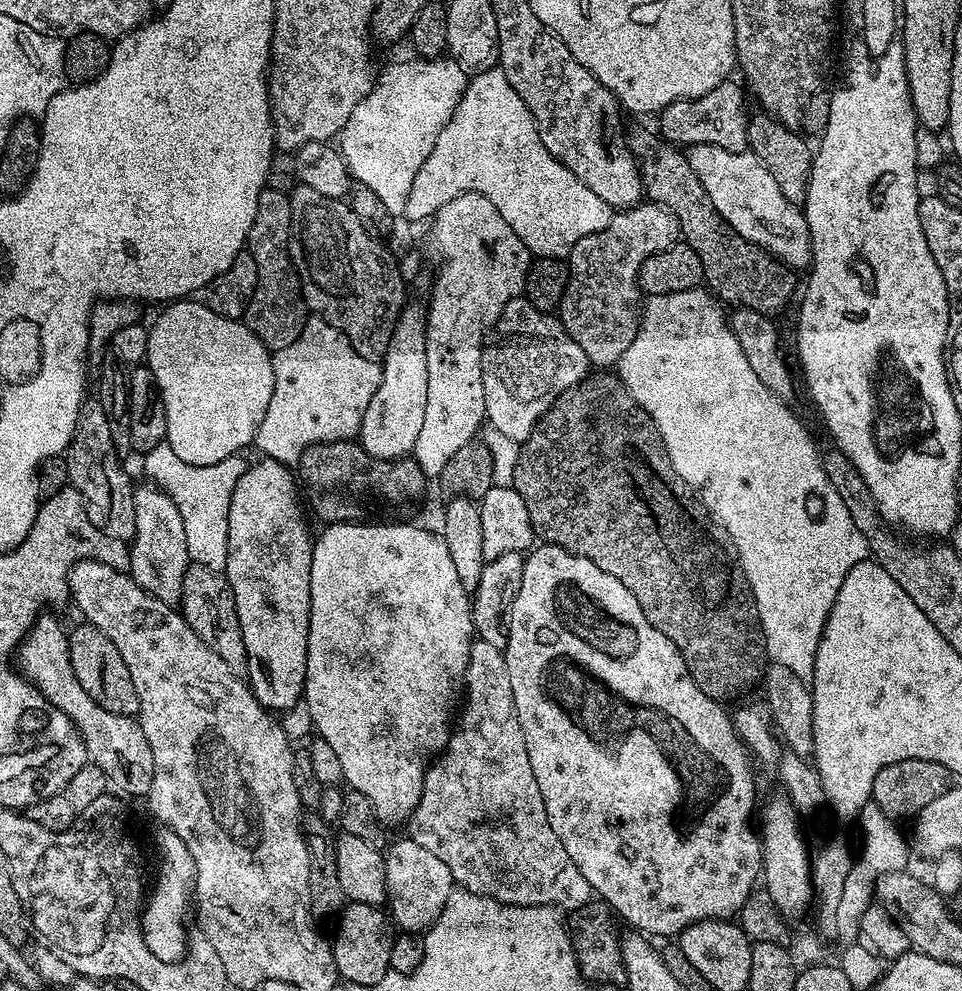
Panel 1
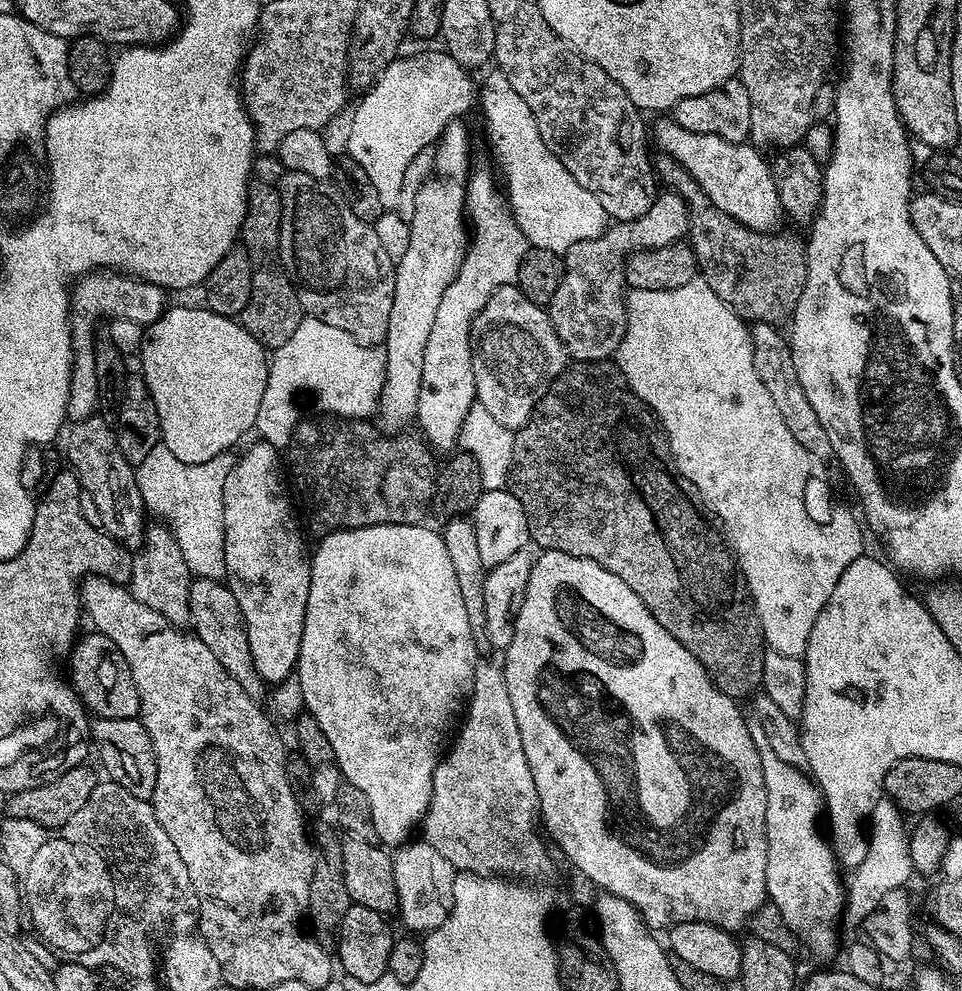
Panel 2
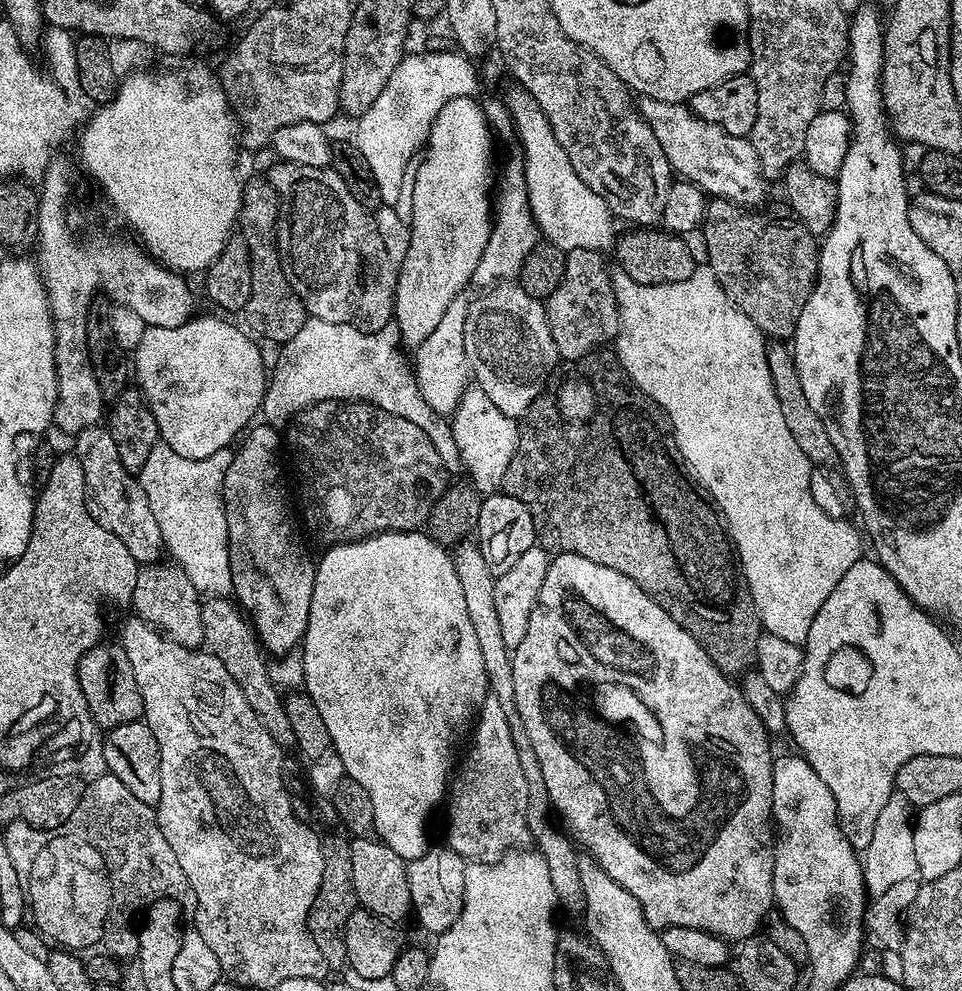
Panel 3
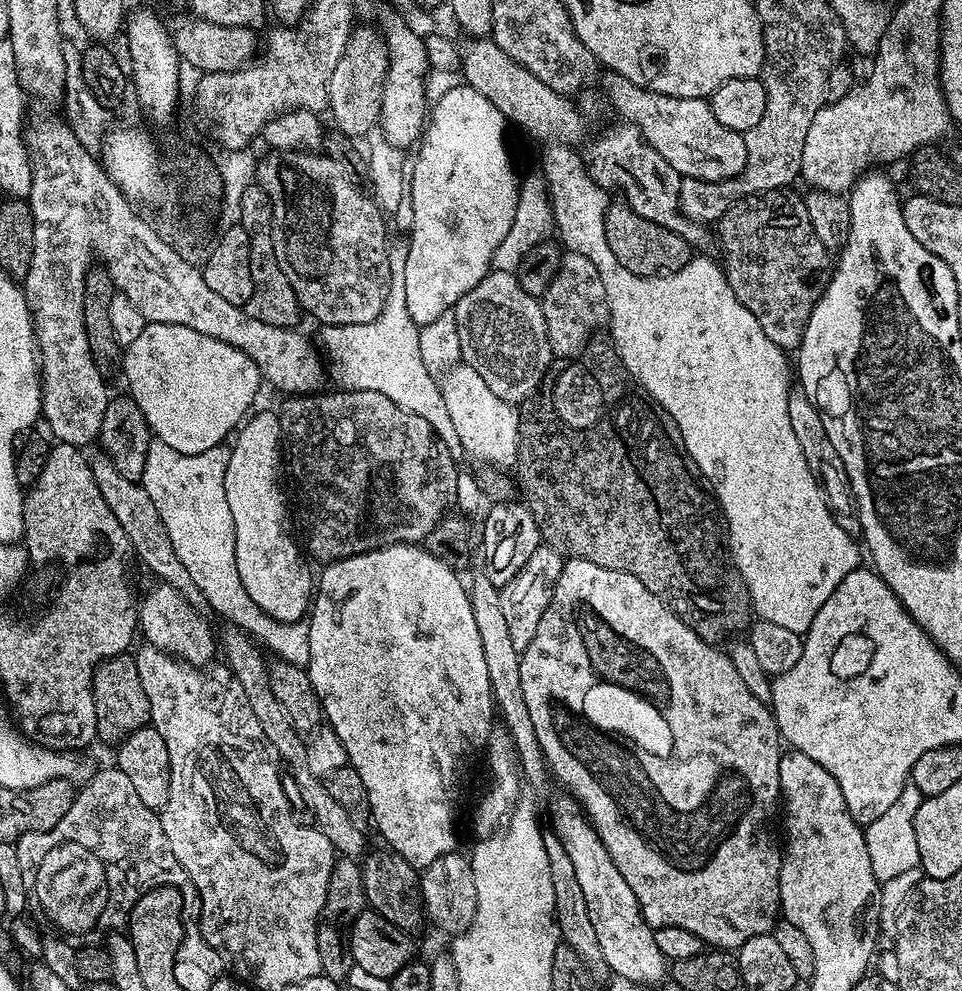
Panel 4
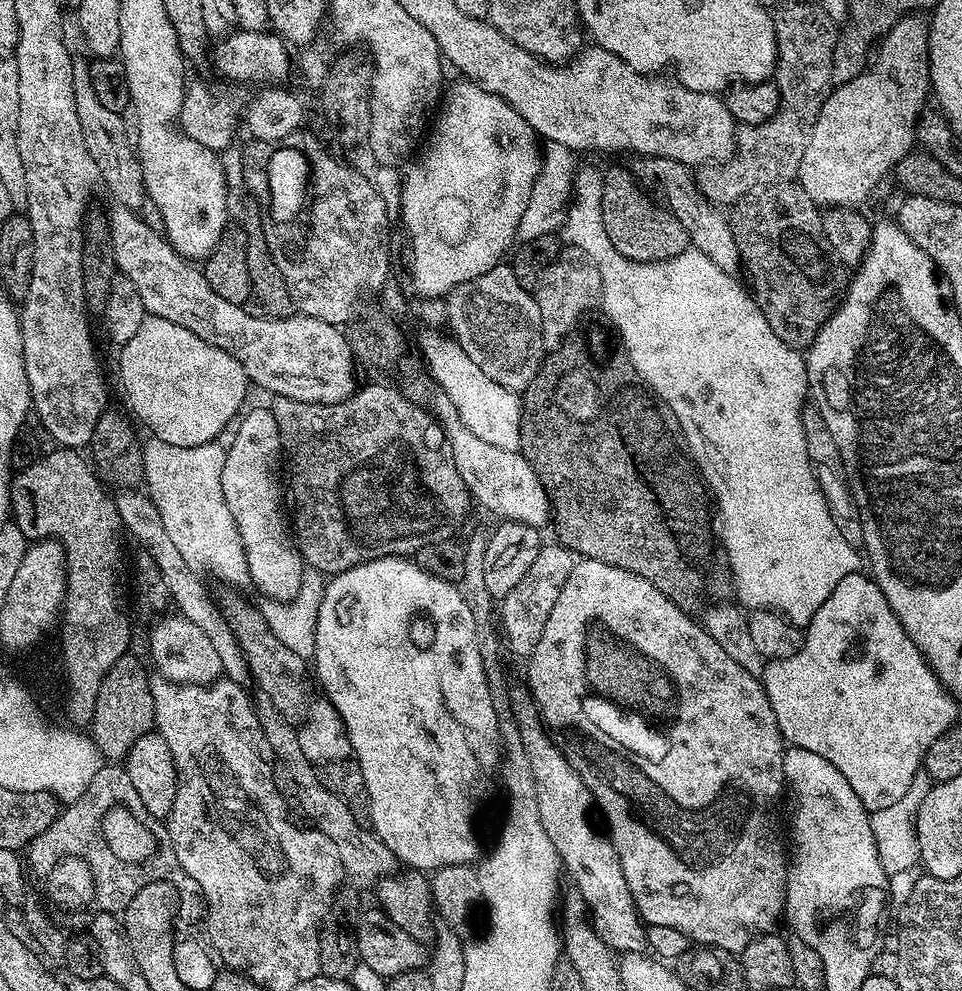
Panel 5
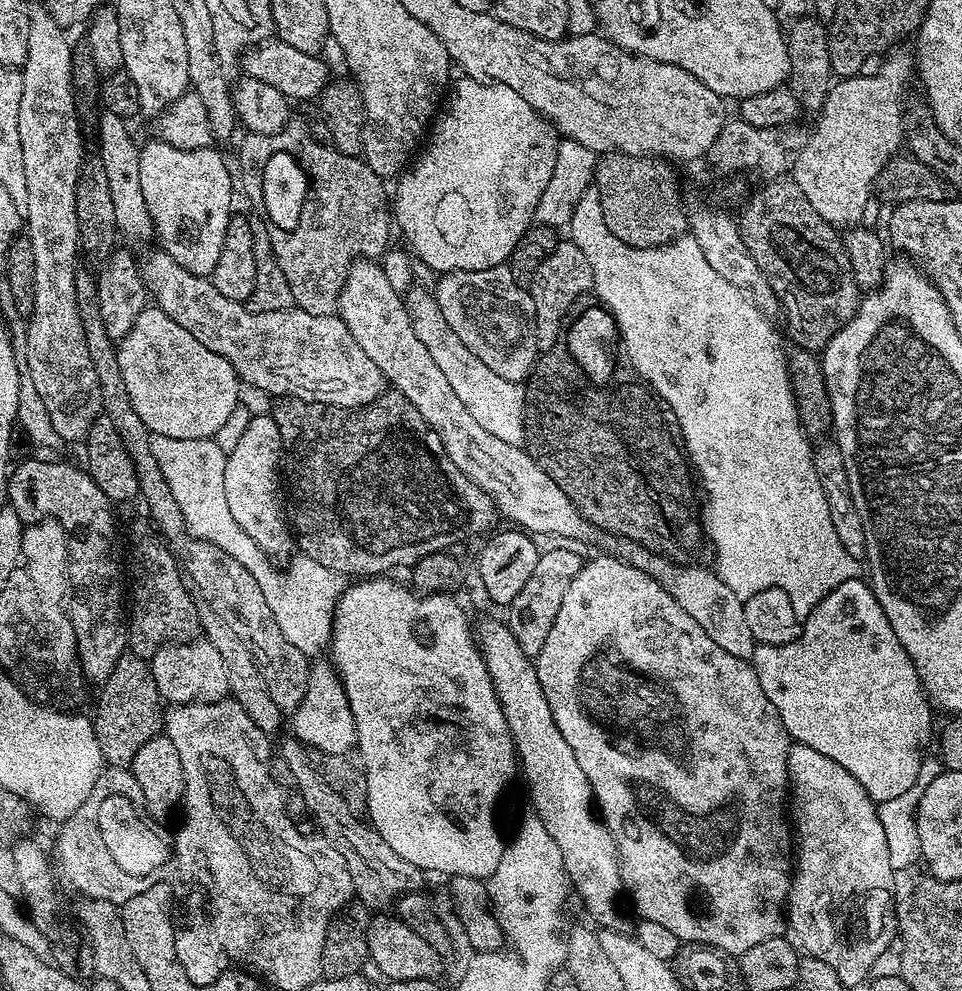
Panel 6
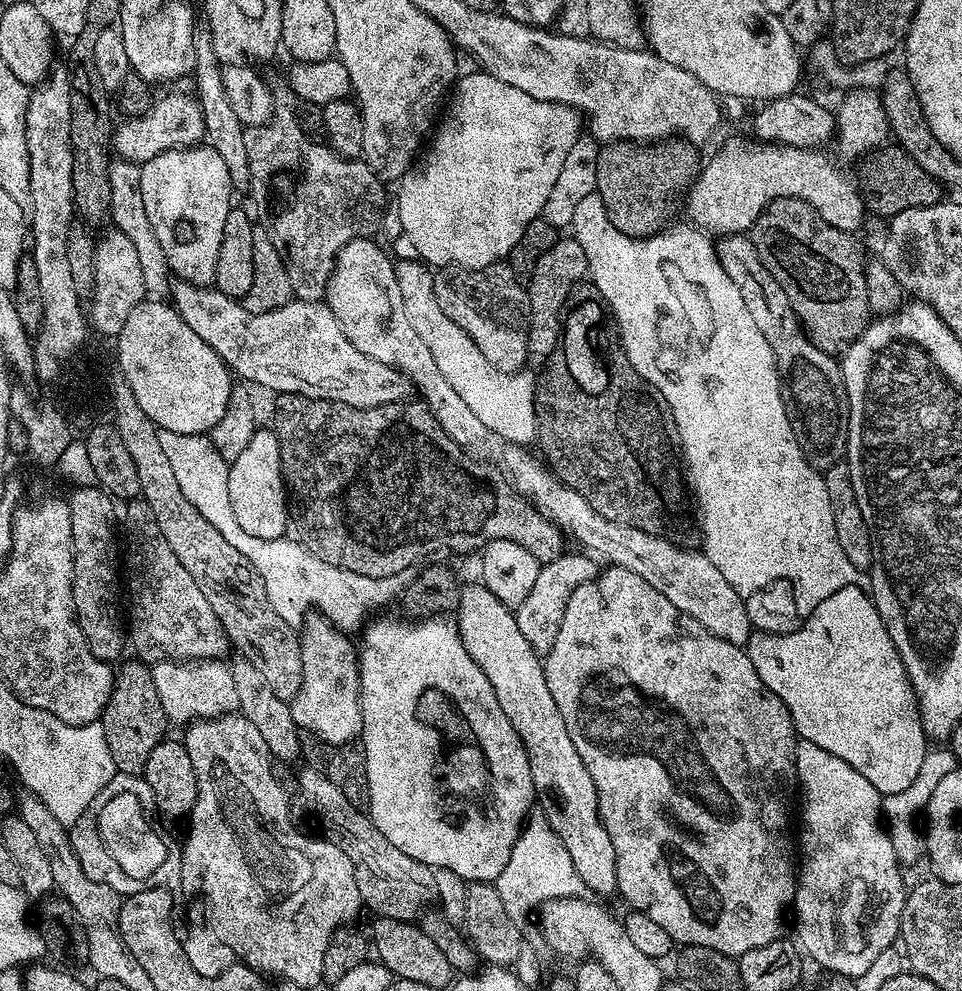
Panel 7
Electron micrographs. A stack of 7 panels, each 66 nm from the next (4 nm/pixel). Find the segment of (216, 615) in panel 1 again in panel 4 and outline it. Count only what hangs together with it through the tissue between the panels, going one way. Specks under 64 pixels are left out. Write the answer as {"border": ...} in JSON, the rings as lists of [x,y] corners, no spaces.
{"border":[[[224,626],[224,629],[221,632],[219,629],[218,632],[218,648],[222,656],[224,652],[223,663],[236,677],[238,686],[242,686],[242,694],[246,694],[246,702],[250,702],[250,710],[254,710],[254,718],[258,718],[258,726],[262,726],[266,738],[270,738],[274,750],[286,765],[294,782],[298,782],[298,794],[302,794],[302,805],[305,809],[308,808],[309,814],[312,815],[312,826],[326,836],[339,855],[353,859],[361,857],[367,849],[364,834],[352,821],[351,814],[344,809],[343,802],[324,785],[327,783],[321,777],[310,774],[310,766],[306,766],[305,737],[298,730],[294,730],[294,722],[290,722],[282,702],[278,702],[274,690],[270,690],[268,664],[260,654],[261,649],[257,641],[241,628]]]}

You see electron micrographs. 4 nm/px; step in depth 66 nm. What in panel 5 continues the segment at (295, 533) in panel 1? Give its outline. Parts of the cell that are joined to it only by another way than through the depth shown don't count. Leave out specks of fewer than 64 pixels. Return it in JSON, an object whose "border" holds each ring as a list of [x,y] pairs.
{"border":[[[271,407],[250,408],[239,417],[238,434],[234,434],[234,442],[226,448],[222,494],[226,494],[226,506],[230,506],[230,514],[234,514],[238,534],[242,538],[250,580],[272,600],[292,600],[304,584],[306,565],[295,539],[290,535],[289,521],[288,524],[284,521],[286,488],[282,483],[278,422],[274,422]]]}

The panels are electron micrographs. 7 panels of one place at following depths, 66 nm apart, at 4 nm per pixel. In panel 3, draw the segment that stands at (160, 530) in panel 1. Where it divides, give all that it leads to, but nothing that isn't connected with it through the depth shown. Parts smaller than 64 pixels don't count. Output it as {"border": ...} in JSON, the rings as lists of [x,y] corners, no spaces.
{"border":[[[175,562],[145,564],[134,582],[131,611],[158,631],[187,648],[200,648],[204,644],[202,634],[202,596],[194,582]]]}

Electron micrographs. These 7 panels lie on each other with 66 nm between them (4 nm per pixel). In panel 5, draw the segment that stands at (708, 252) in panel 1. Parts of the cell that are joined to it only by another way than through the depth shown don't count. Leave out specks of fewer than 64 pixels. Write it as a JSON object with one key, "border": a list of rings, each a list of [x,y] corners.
{"border":[[[777,182],[737,200],[728,216],[741,265],[746,272],[748,268],[752,279],[750,288],[756,304],[766,322],[770,322],[770,330],[797,350],[806,350],[814,342],[842,292],[842,284],[836,281],[832,269],[834,260],[824,236],[821,215],[821,209],[798,182]]]}

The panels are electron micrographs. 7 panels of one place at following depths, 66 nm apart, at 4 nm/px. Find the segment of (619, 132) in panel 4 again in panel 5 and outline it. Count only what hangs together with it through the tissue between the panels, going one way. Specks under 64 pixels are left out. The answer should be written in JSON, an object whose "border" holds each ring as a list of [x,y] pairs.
{"border":[[[642,156],[633,159],[633,161],[633,164],[630,164],[632,175],[645,189],[657,188],[660,191],[660,196],[664,199],[660,199],[663,207],[672,212],[674,218],[685,228],[691,247],[697,248],[702,254],[706,254],[706,258],[710,258],[710,262],[714,262],[714,266],[718,266],[718,270],[733,274],[739,273],[742,265],[738,254],[738,246],[734,243],[734,236],[728,225],[728,216],[725,213],[720,213],[723,211],[717,205],[712,204],[709,200],[705,200],[703,194],[700,193],[700,189],[696,187],[693,169],[687,164],[674,162],[670,158],[662,158],[661,156]]]}

